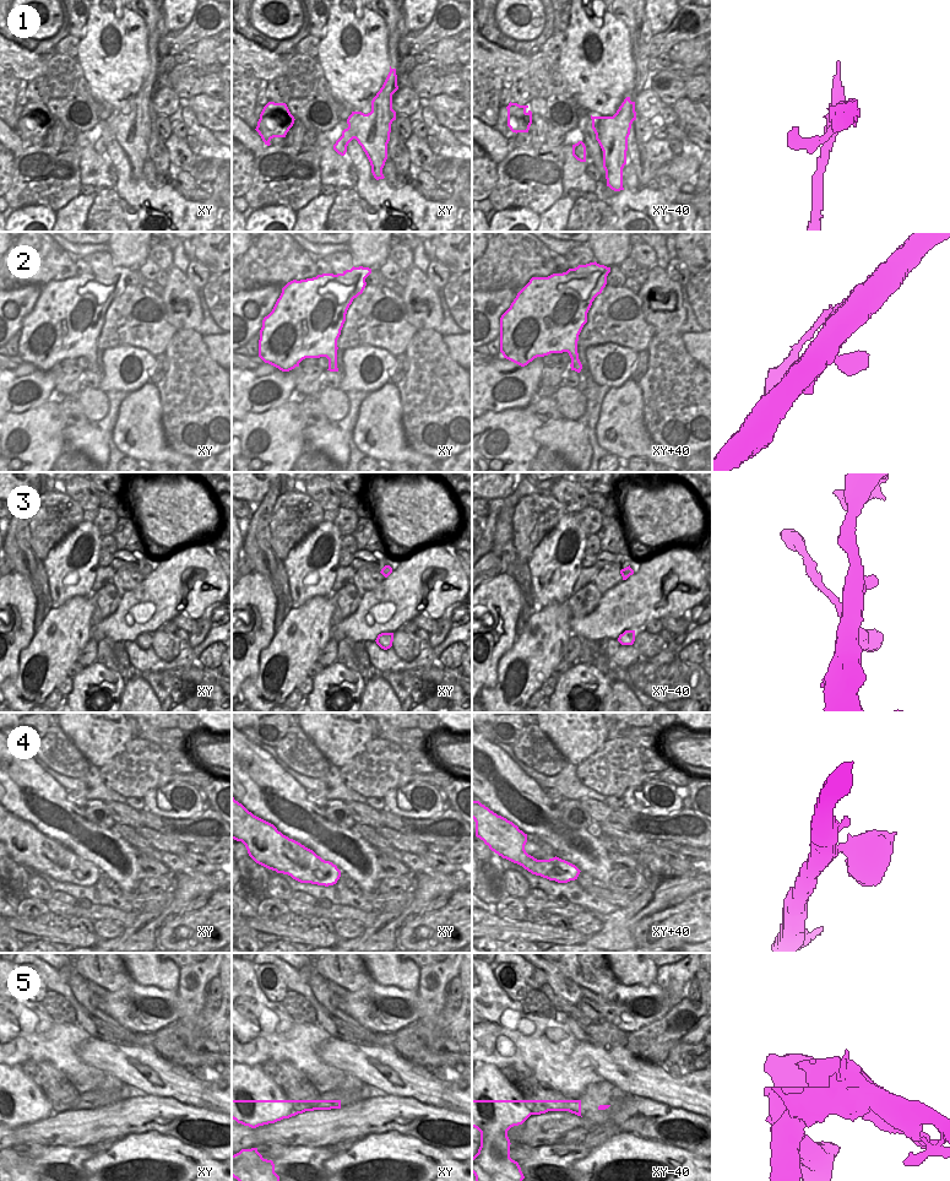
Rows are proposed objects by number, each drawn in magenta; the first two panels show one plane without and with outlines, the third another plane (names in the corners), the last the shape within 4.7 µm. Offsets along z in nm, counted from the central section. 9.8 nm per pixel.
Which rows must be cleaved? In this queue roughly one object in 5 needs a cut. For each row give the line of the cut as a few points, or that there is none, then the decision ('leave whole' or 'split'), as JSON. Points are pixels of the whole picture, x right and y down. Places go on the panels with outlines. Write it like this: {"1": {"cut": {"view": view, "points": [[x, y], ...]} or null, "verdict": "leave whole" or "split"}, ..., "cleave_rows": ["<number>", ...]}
{"1": {"cut": null, "verdict": "leave whole"}, "2": {"cut": null, "verdict": "leave whole"}, "3": {"cut": null, "verdict": "leave whole"}, "4": {"cut": null, "verdict": "leave whole"}, "5": {"cut": {"view": "xy", "points": [[335, 1100], [332, 1105], [311, 1108], [303, 1105]]}, "verdict": "split"}, "cleave_rows": ["5"]}

